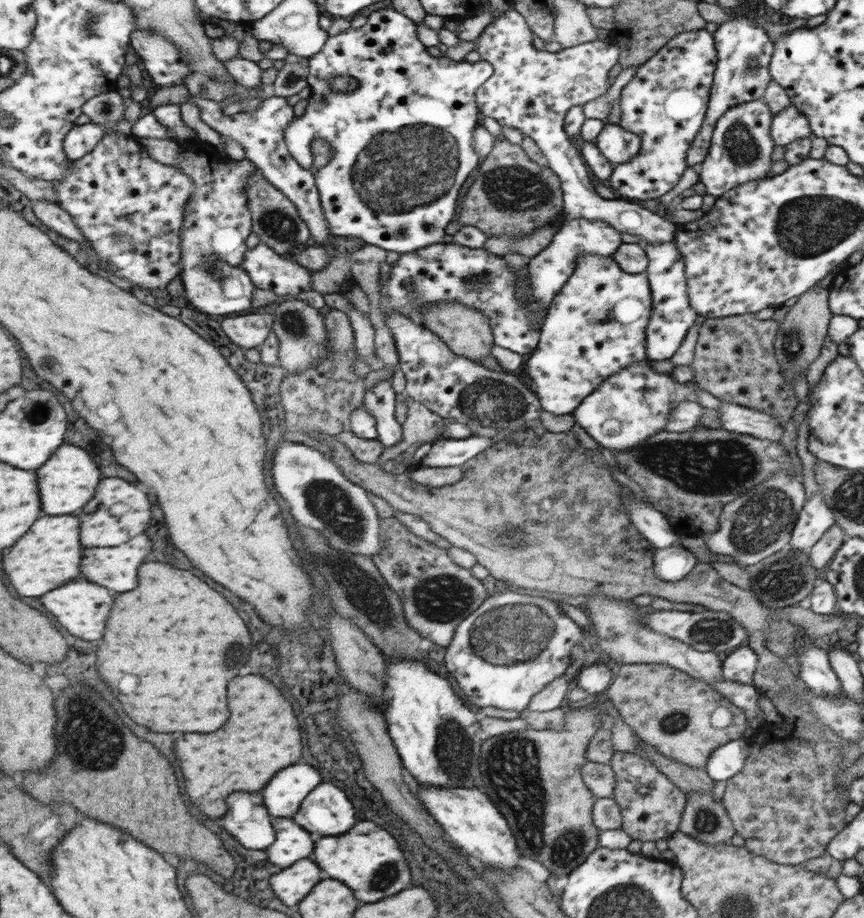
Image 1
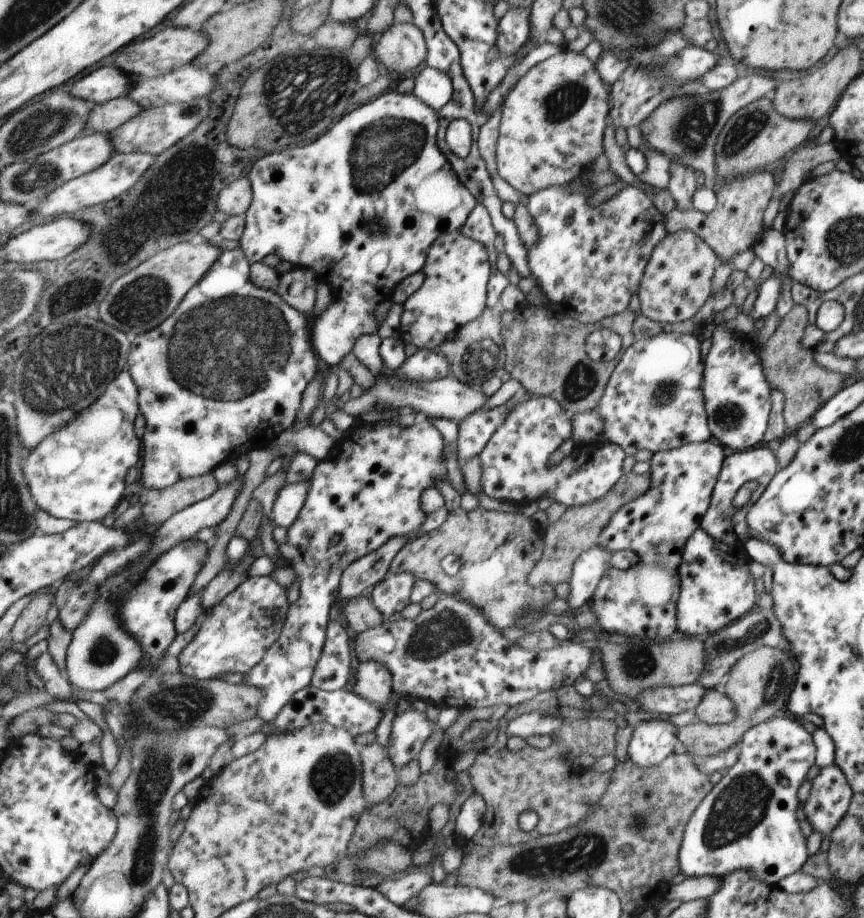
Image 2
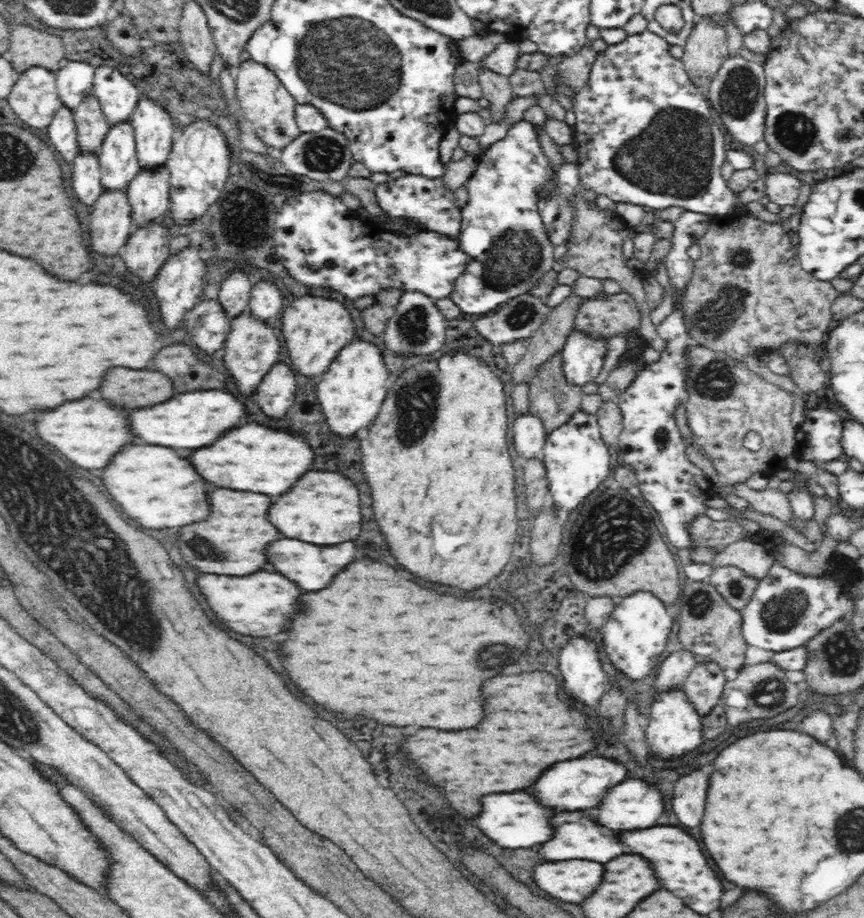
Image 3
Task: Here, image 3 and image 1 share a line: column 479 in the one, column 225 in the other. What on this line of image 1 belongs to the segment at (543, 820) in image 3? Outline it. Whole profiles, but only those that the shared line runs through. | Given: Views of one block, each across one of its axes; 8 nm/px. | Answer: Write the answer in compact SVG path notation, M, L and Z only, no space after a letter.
M236 792L228 798L228 804L230 812L223 817L226 818L224 828L245 848L268 851L278 840L278 832L264 794Z

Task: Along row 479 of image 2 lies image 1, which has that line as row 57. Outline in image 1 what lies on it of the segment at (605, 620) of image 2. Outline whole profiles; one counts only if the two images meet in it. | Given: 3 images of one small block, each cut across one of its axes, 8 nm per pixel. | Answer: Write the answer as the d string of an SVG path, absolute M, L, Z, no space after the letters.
M706 29L680 32L666 46L660 48L652 58L640 65L630 82L621 90L622 120L618 126L638 134L643 144L640 153L632 161L614 166L612 177L605 183L616 192L619 198L658 199L676 186L676 182L688 168L686 156L692 142L702 129L708 111L712 78L715 78L716 64L719 62L714 46L716 42Z

